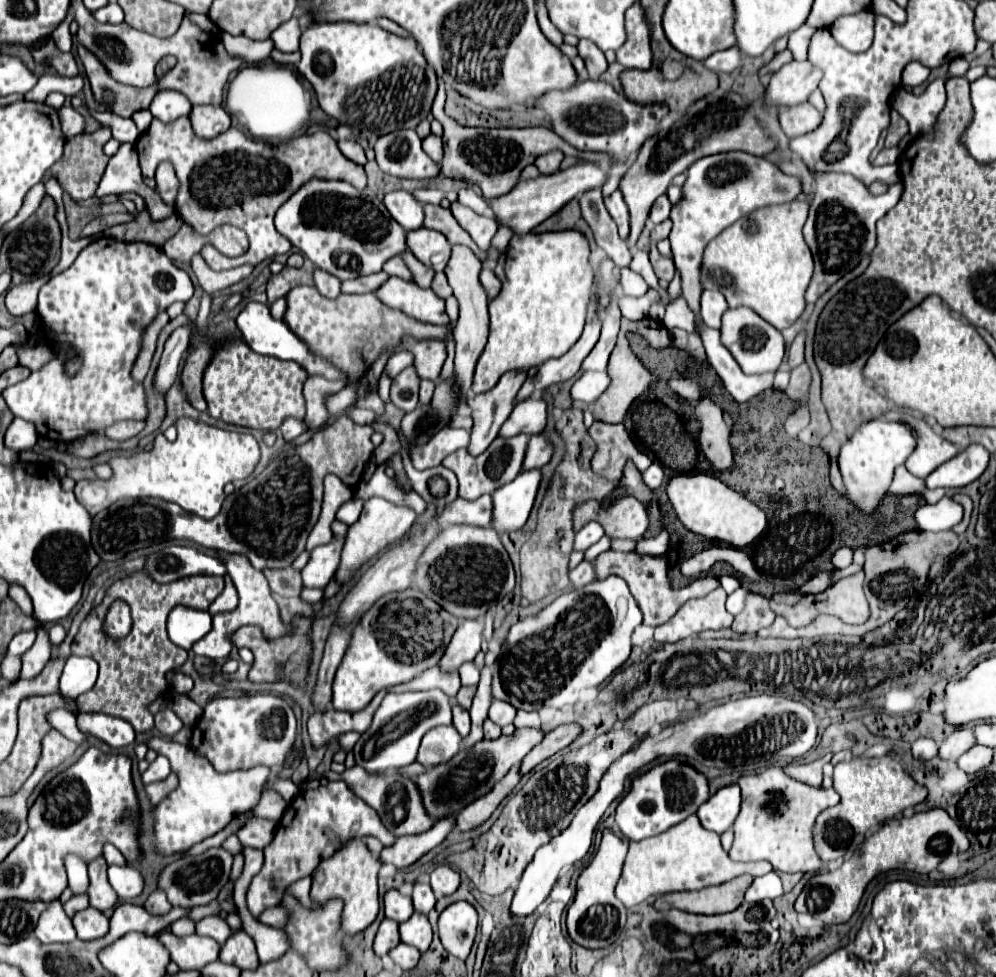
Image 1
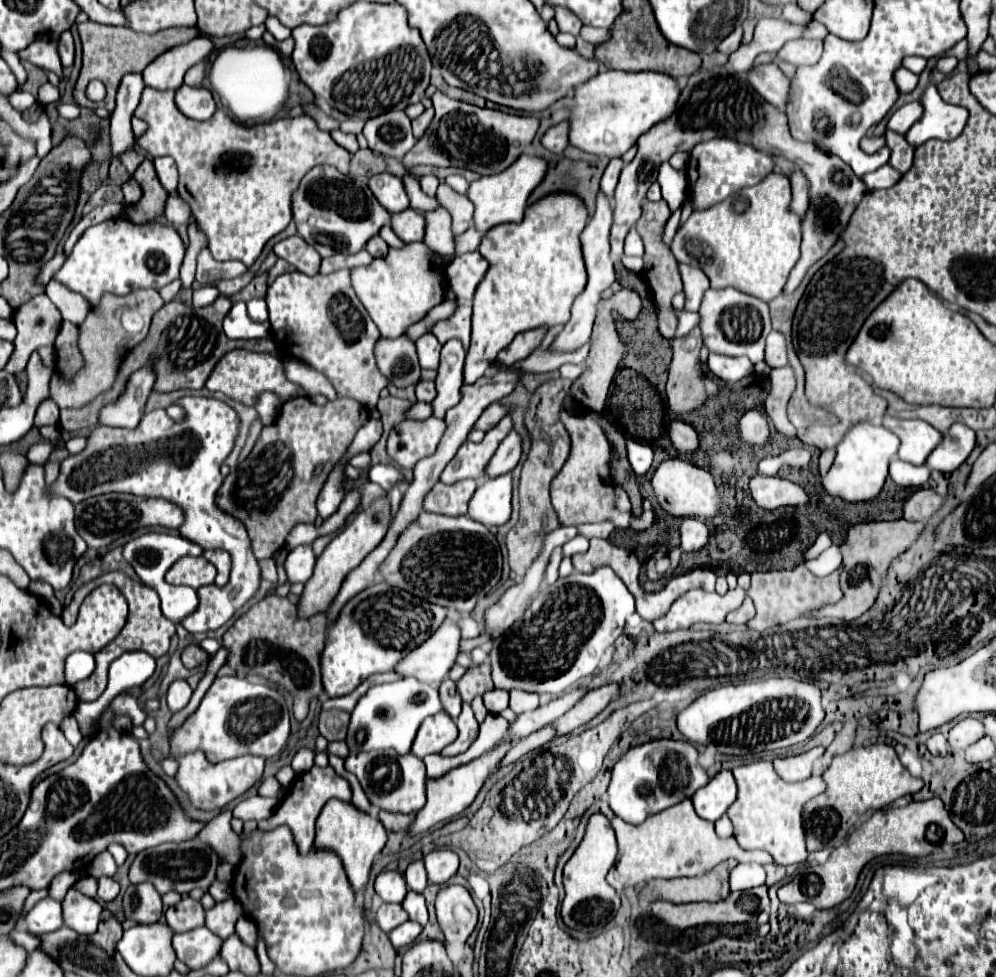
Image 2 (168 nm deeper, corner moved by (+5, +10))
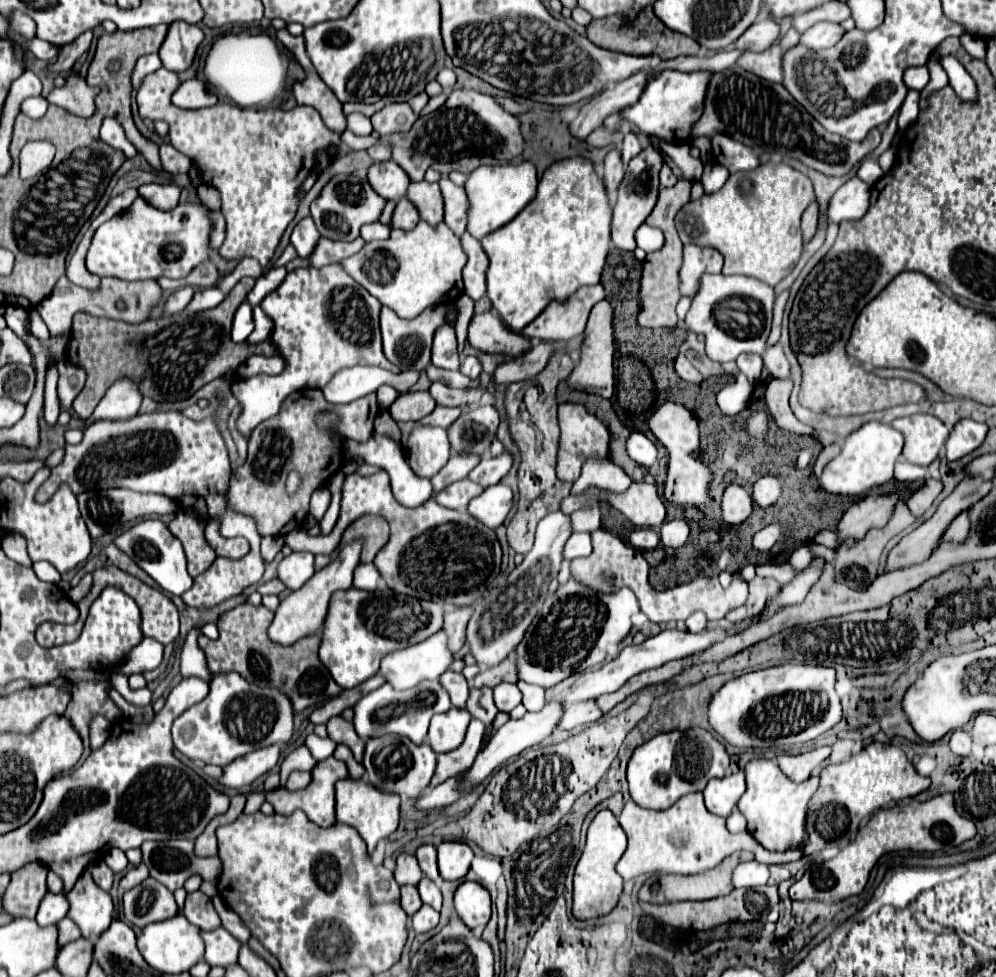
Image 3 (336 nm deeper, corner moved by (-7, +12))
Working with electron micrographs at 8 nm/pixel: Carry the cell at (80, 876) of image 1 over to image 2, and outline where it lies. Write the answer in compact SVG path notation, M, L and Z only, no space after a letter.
M64 870L62 874L58 874L54 880L52 880L52 884L50 884L50 896L54 898L54 900L58 900L58 902L62 902L64 900L64 896L66 896L66 892L70 890L70 886L76 882L76 874L74 872L70 872L70 870Z

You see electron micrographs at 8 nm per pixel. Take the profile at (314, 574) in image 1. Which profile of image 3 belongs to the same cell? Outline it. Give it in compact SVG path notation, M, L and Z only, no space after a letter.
M292 552L278 562L278 580L288 588L300 588L314 574L314 554L310 552Z

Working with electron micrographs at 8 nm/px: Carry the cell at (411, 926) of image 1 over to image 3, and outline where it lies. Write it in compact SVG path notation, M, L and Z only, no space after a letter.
M422 878L418 884L418 890L420 890L420 898L424 904L430 904L434 910L442 908L442 894L440 894L440 888L436 882Z

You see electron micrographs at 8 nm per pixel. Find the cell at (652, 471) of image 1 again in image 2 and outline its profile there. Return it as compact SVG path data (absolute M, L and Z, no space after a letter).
M628 440L628 460L638 476L644 476L652 466L652 448L634 440Z

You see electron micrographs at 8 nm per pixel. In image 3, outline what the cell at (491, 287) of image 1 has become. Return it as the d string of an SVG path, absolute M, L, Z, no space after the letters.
M464 232L464 236L460 238L462 248L468 256L468 262L462 270L462 278L464 278L464 288L466 294L474 300L482 298L482 294L486 292L486 268L488 268L488 256L482 250L480 242L476 238L472 238L468 232Z

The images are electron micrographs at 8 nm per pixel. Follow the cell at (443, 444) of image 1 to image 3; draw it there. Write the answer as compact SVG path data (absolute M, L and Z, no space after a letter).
M414 426L408 448L406 462L412 472L422 478L432 478L450 458L450 442L444 428L432 426Z

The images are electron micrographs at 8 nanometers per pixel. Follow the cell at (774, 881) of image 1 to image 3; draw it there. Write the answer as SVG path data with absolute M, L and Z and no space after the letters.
M756 860L742 862L732 872L732 884L734 888L754 888L768 882L768 866L760 864Z

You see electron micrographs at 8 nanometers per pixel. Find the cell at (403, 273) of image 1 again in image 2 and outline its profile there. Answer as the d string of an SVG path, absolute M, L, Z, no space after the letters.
M374 236L374 238L366 244L366 250L368 250L374 258L384 258L384 254L388 254L388 244L386 244L380 236Z

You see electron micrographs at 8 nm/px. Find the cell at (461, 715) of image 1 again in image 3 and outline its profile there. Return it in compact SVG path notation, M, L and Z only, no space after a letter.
M452 670L444 672L444 676L440 676L440 684L444 686L444 690L448 692L452 704L456 708L464 708L466 706L466 700L468 700L468 682L462 674L456 674Z

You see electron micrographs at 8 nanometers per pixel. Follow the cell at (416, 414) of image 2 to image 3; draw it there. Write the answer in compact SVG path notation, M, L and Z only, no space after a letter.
M406 392L400 394L392 406L390 406L390 416L396 422L418 422L420 418L428 416L428 412L432 412L436 406L434 398L430 396L430 392Z

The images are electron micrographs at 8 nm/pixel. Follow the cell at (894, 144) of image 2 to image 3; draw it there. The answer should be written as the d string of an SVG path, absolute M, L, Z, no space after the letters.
M910 90L900 108L900 116L898 116L900 128L908 128L910 124L914 124L914 120L918 118L918 110L920 110L918 104L920 104L920 90Z

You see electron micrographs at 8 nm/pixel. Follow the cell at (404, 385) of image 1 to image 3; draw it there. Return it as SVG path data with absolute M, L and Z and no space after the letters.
M442 304L436 308L426 308L420 316L412 320L400 320L396 312L392 312L388 306L382 306L380 310L380 330L384 340L384 354L386 358L396 364L400 370L424 370L430 364L430 348L432 348L432 336L436 328L446 324L444 316L448 316L450 304Z

